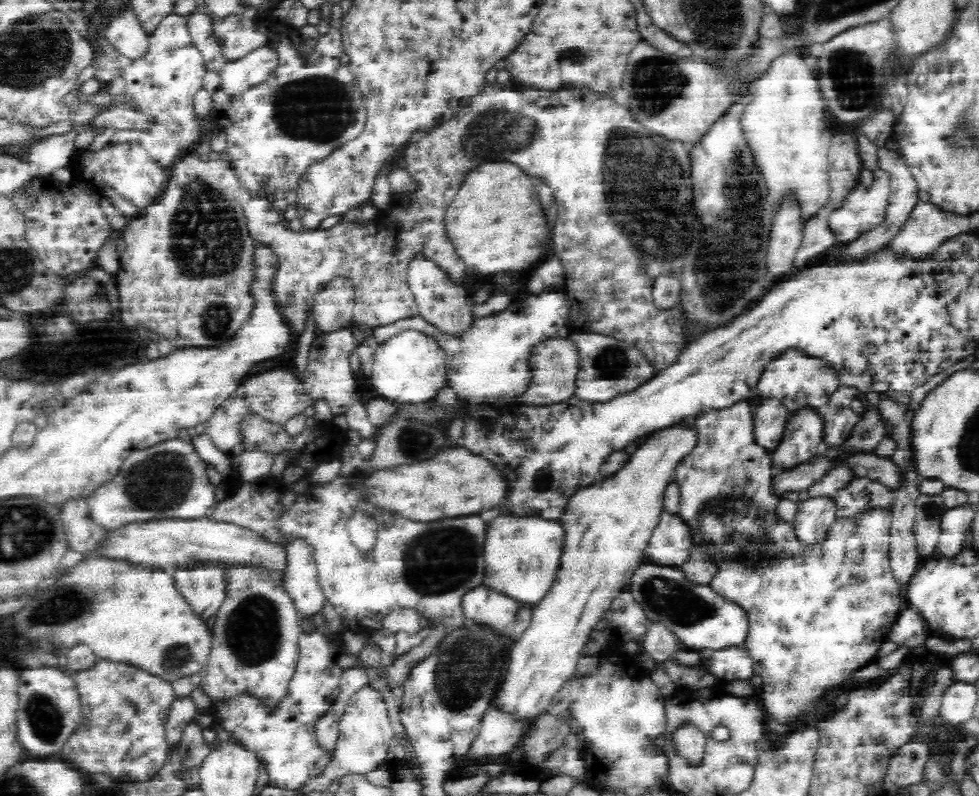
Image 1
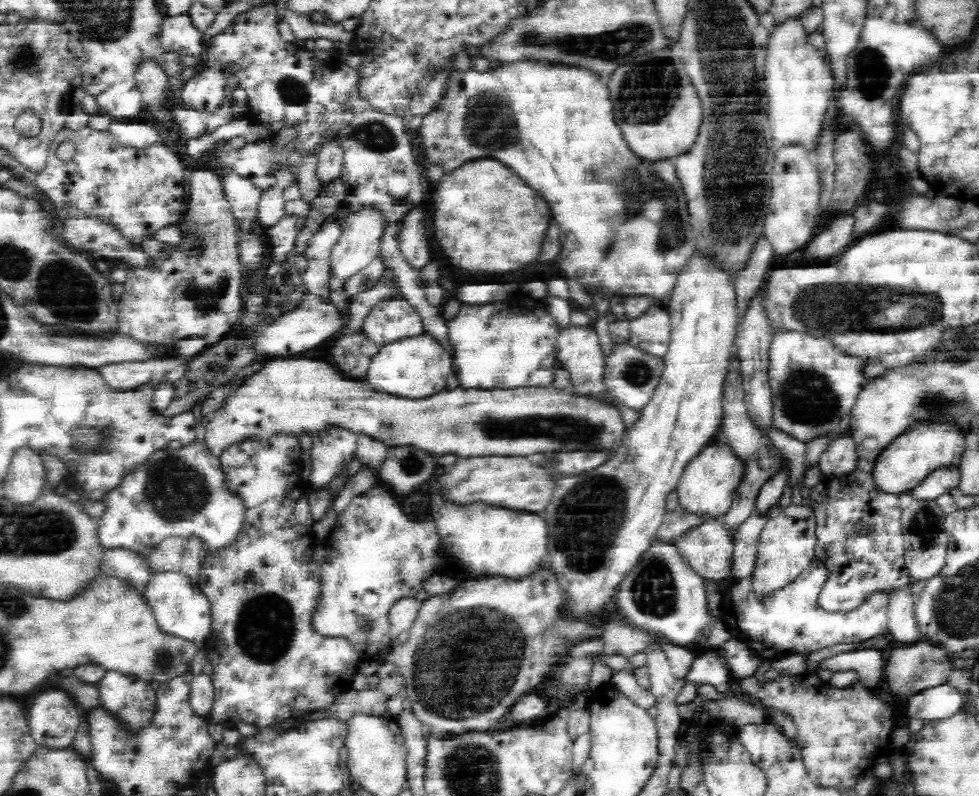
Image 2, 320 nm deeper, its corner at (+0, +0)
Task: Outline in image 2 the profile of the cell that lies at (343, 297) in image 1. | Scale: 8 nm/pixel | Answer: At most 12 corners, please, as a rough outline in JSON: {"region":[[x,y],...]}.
{"region":[[349,212],[328,255],[329,275],[352,278],[379,254],[383,218]]}

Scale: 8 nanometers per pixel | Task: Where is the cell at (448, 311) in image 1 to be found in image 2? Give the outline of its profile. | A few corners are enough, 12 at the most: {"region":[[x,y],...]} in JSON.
{"region":[[415,207],[400,226],[399,249],[419,272],[430,260],[424,213]]}

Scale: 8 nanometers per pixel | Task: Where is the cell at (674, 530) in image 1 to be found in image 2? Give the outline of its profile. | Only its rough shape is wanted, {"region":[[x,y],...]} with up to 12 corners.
{"region":[[720,519],[672,544],[699,577],[731,574],[734,541]]}

